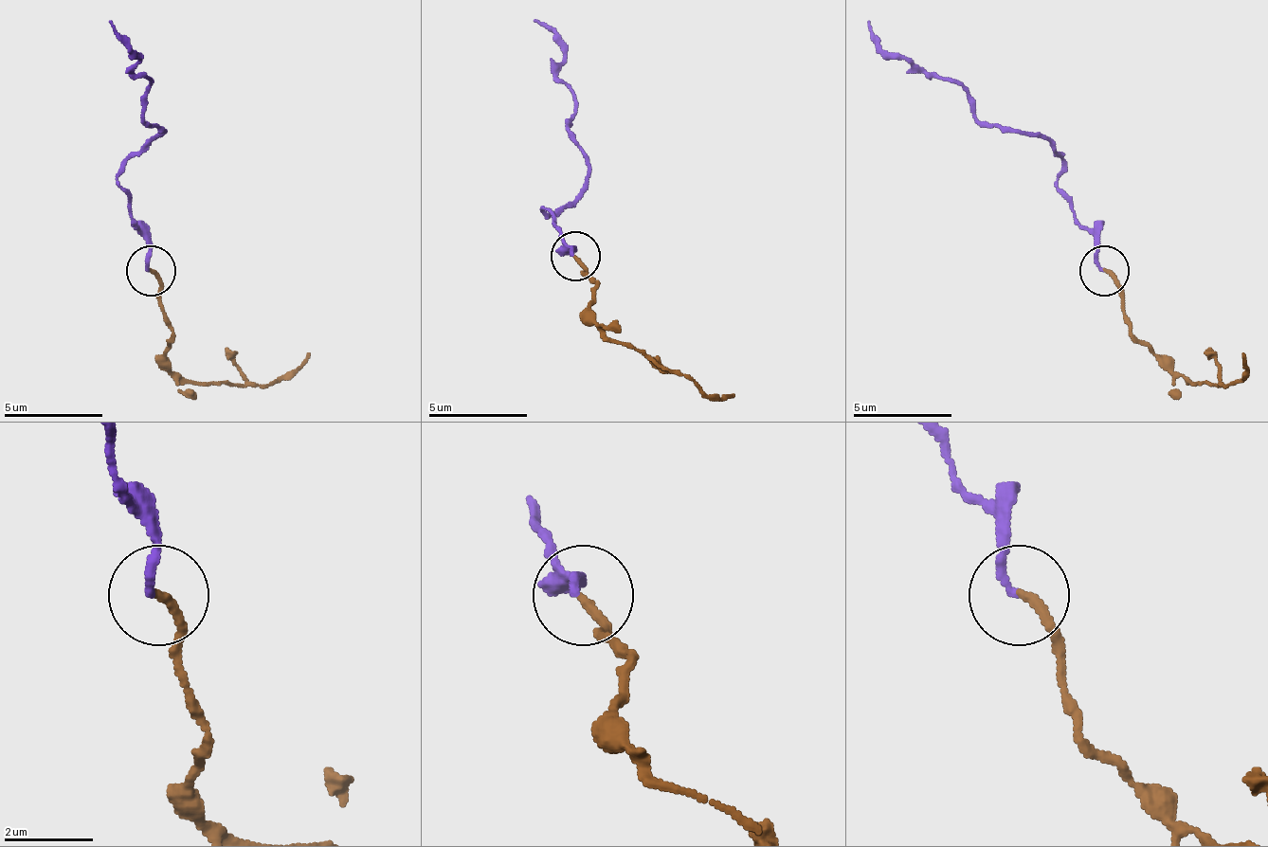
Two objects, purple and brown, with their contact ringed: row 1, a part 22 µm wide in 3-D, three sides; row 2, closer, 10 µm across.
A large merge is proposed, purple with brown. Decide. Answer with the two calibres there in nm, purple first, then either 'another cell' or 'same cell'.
calibres 180 and 220 nm; same cell

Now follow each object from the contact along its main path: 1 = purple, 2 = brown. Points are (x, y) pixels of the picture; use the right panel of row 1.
1: (1103, 272), (1059, 172), (1063, 158), (1039, 133), (988, 128), (959, 83), (890, 54), (870, 19)
2: (1103, 272), (1132, 332), (1186, 381), (1232, 386), (1241, 351)

